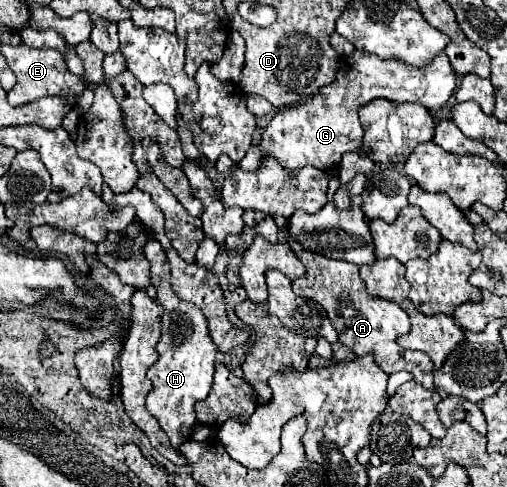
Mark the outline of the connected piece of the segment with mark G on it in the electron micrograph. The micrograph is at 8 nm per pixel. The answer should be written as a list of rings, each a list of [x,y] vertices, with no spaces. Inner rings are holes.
[[[355,50],[349,56],[341,56],[337,78],[331,84],[323,86],[301,106],[281,108],[263,132],[261,142],[249,148],[239,166],[247,172],[257,170],[261,164],[261,152],[267,150],[289,172],[297,172],[307,164],[319,170],[329,170],[341,162],[343,152],[361,146],[364,132],[358,117],[359,106],[365,106],[375,98],[387,98],[395,102],[417,102],[433,112],[447,104],[455,92],[455,82],[457,78],[445,52],[437,54],[427,66],[415,68],[401,60],[383,60],[377,54]]]

